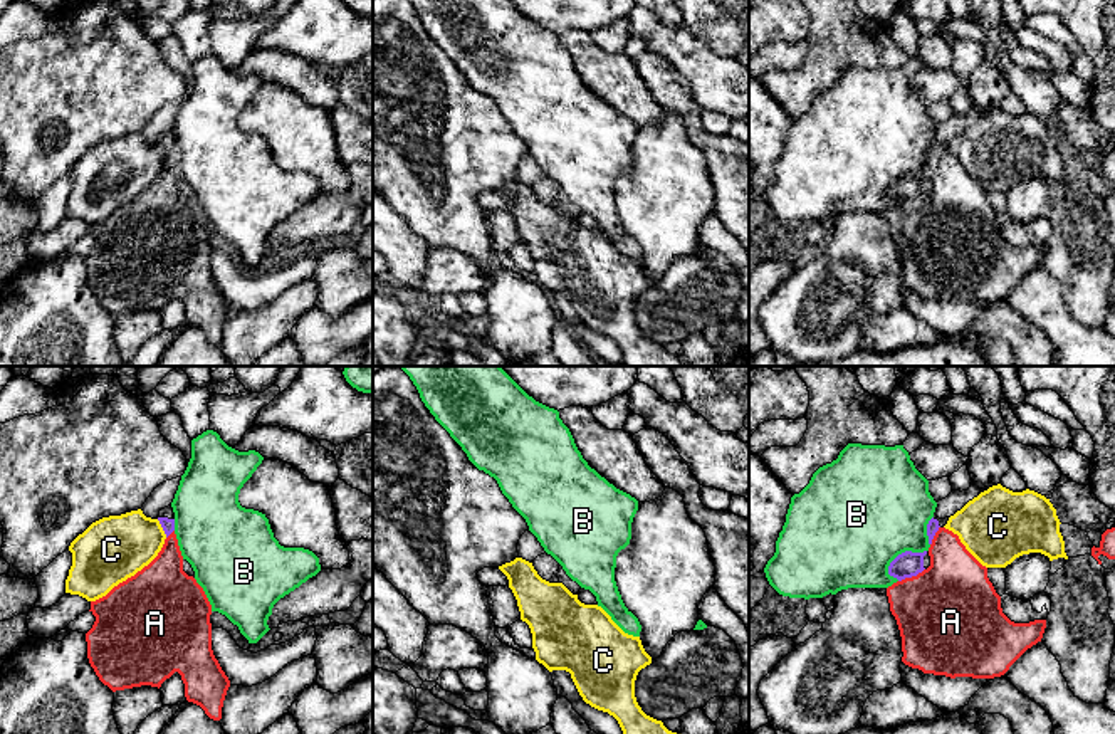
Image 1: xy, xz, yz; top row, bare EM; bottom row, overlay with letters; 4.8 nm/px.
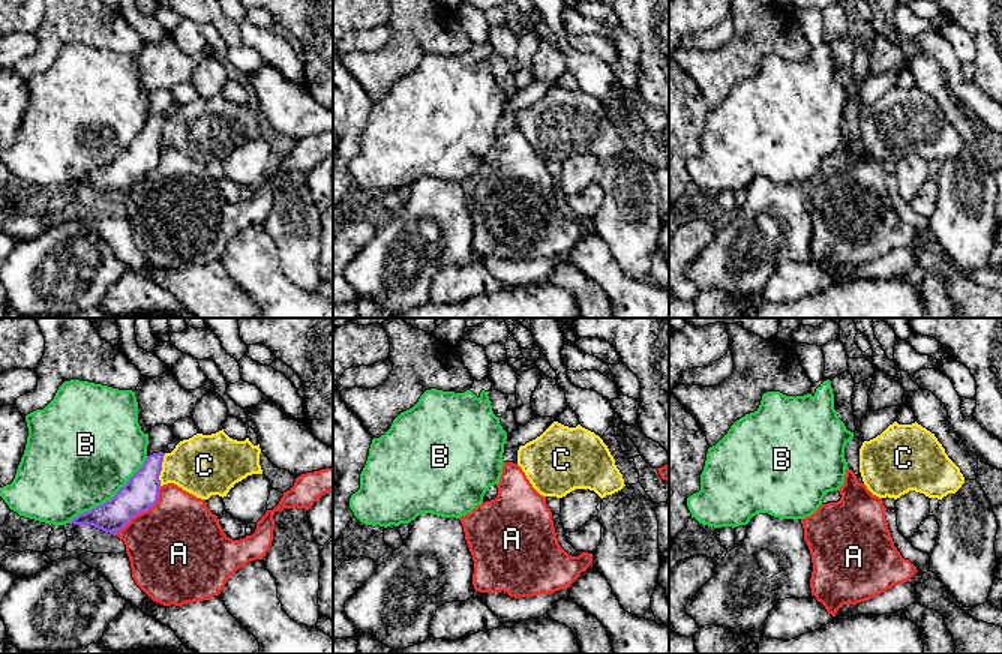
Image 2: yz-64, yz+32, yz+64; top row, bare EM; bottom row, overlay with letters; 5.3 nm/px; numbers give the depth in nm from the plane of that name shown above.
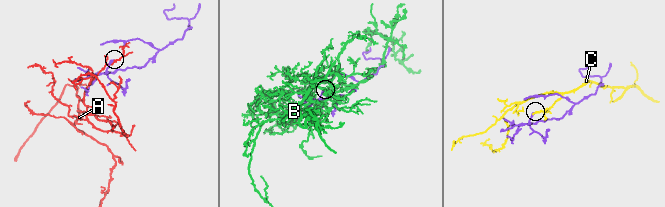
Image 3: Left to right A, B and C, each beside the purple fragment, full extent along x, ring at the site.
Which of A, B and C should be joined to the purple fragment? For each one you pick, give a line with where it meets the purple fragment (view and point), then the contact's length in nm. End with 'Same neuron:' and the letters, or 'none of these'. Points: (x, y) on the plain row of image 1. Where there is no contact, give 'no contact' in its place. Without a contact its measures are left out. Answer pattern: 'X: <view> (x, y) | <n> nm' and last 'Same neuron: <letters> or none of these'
Same neuron: none of these

